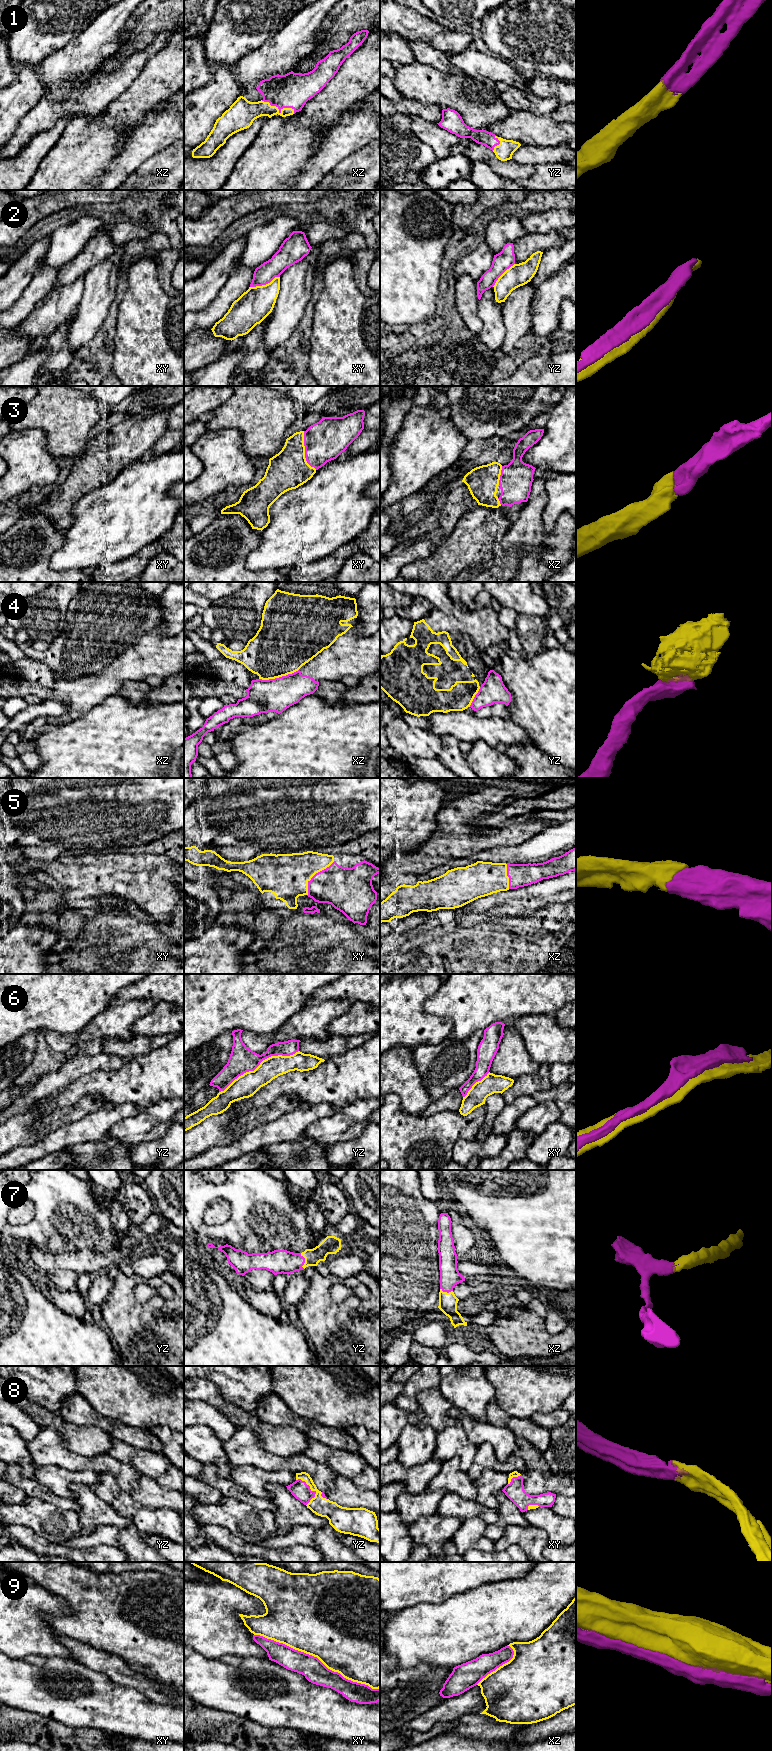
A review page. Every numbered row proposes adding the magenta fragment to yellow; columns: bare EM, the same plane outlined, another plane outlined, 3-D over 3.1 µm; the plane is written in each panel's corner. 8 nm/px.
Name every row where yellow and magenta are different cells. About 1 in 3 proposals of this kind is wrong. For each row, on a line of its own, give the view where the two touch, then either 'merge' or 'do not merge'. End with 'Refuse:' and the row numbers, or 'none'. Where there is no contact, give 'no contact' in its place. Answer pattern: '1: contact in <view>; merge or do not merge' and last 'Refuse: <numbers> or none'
1: contact in xz; merge
2: contact in xy; do not merge
3: contact in xy; merge
4: contact in xz; do not merge
5: contact in xy; merge
6: contact in yz; do not merge
7: contact in yz; merge
8: contact in yz; merge
9: contact in xy; do not merge
Refuse: 2, 4, 6, 9

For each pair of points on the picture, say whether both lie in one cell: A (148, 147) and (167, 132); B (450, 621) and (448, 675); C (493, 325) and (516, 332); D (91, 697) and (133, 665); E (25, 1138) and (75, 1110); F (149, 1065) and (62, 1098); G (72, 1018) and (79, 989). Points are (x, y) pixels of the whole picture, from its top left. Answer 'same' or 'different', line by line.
A: same
B: same
C: different
D: same
E: same
F: same
G: same

